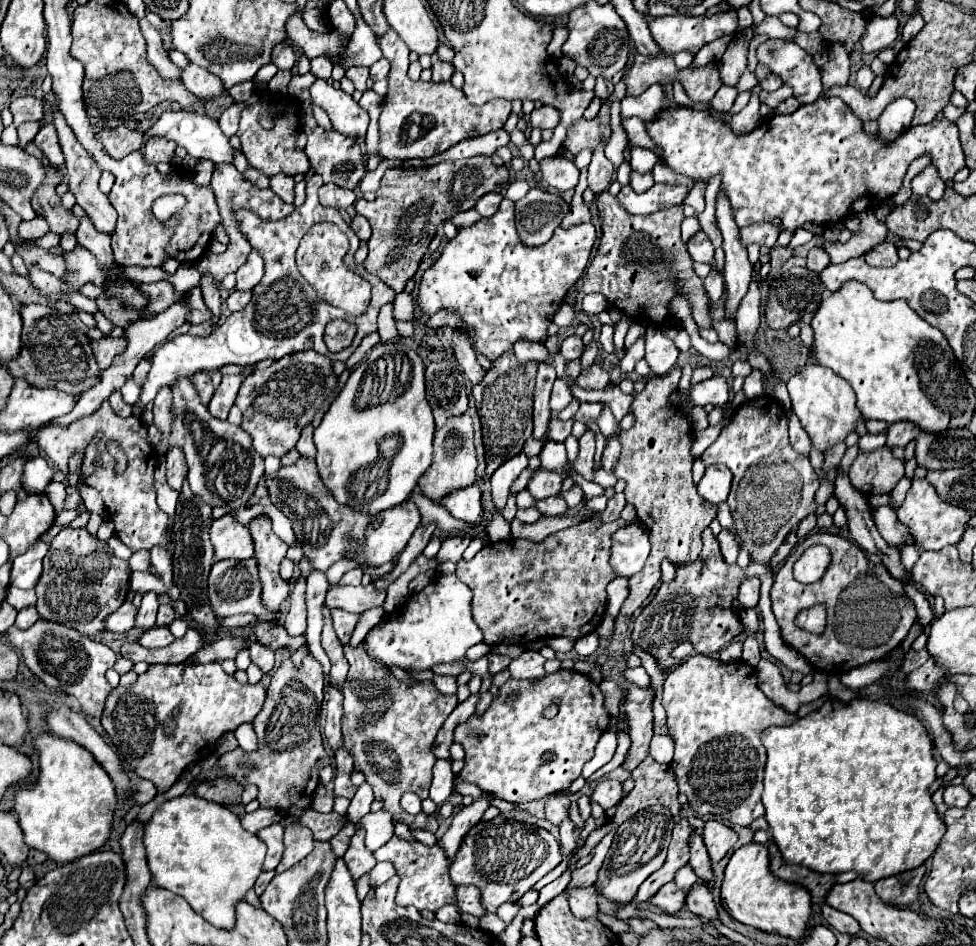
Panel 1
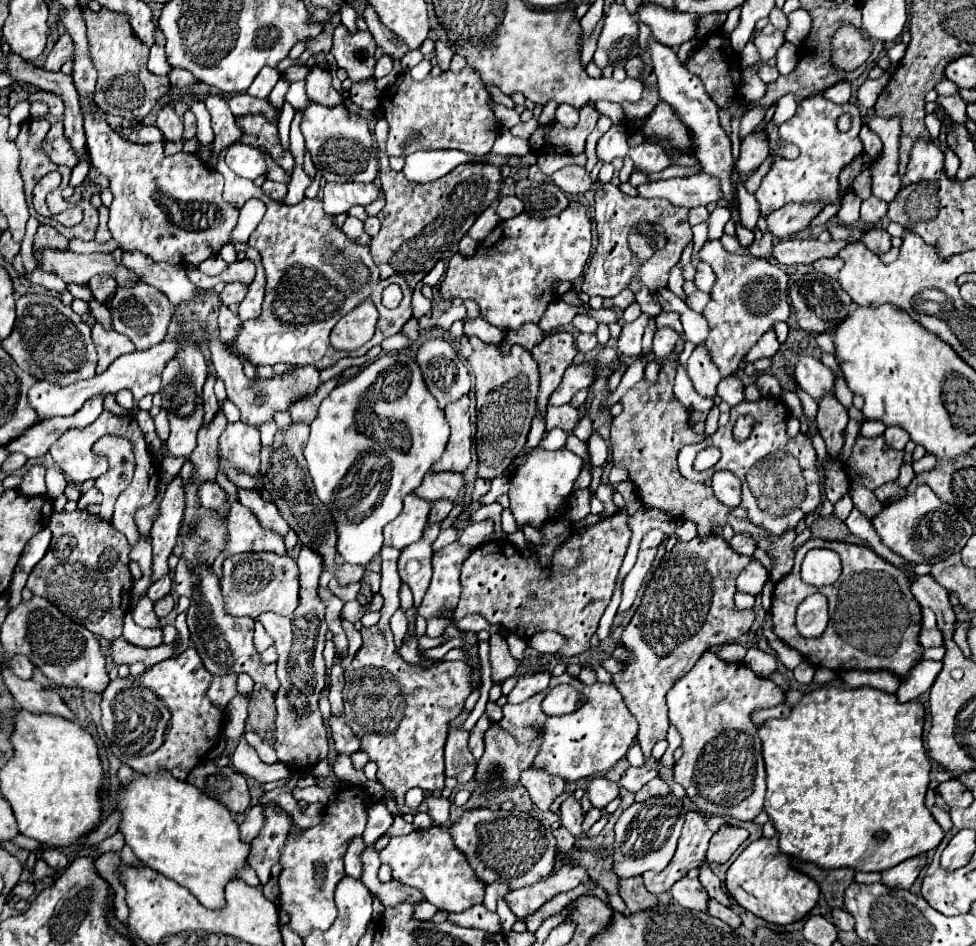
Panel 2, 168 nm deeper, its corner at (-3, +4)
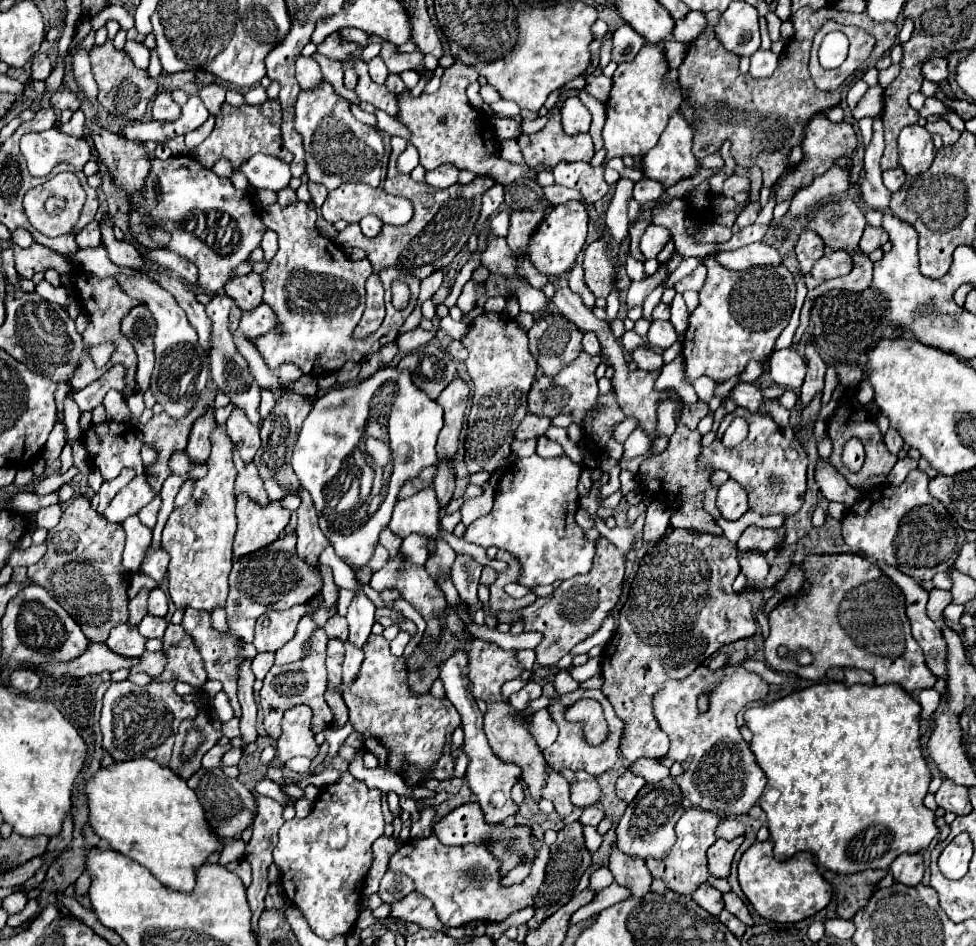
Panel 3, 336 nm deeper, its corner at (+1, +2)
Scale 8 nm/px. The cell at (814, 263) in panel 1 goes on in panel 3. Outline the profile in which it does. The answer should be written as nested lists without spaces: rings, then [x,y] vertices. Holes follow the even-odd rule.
[[[833,252],[833,254],[827,254],[815,262],[811,276],[817,280],[831,280],[831,278],[849,274],[851,266],[853,264],[851,264],[851,258],[847,252]]]

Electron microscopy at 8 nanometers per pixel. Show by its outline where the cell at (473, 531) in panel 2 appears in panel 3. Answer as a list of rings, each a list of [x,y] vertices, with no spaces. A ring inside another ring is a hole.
[[[483,484],[483,490],[485,490],[483,496],[471,498],[471,500],[465,500],[465,502],[463,502],[461,514],[463,514],[463,524],[465,524],[465,526],[469,526],[471,522],[475,522],[475,520],[481,518],[481,516],[487,516],[489,510],[493,508],[493,494],[495,494],[495,492],[493,492],[487,484]]]

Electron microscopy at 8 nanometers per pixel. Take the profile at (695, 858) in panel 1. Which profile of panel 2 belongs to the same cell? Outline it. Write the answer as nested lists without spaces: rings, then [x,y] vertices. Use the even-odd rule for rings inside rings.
[[[703,864],[701,868],[699,868],[699,880],[701,880],[701,884],[705,886],[705,890],[709,892],[709,896],[713,898],[713,900],[717,900],[717,902],[721,902],[721,904],[725,904],[725,906],[733,906],[733,900],[731,900],[731,896],[723,890],[723,884],[721,884],[721,880],[711,872],[711,868],[709,868],[709,864]]]

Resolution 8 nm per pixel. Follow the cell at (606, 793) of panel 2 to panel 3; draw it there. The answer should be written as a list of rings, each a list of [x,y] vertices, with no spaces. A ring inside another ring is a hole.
[[[577,772],[575,782],[571,784],[571,802],[577,808],[595,806],[603,798],[603,790],[597,784],[597,778],[587,772]]]

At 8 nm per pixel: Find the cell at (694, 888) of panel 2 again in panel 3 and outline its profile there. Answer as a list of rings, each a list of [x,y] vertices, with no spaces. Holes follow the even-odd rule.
[[[701,884],[693,894],[691,898],[701,906],[705,908],[709,914],[717,916],[721,910],[723,910],[723,902],[721,902],[721,892],[715,890],[713,886],[709,884]]]

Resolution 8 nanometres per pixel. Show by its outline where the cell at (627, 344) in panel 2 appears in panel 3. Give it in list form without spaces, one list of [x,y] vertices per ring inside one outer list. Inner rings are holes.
[[[635,348],[631,352],[631,360],[643,370],[661,370],[661,366],[665,364],[659,352],[647,350],[647,348]]]

